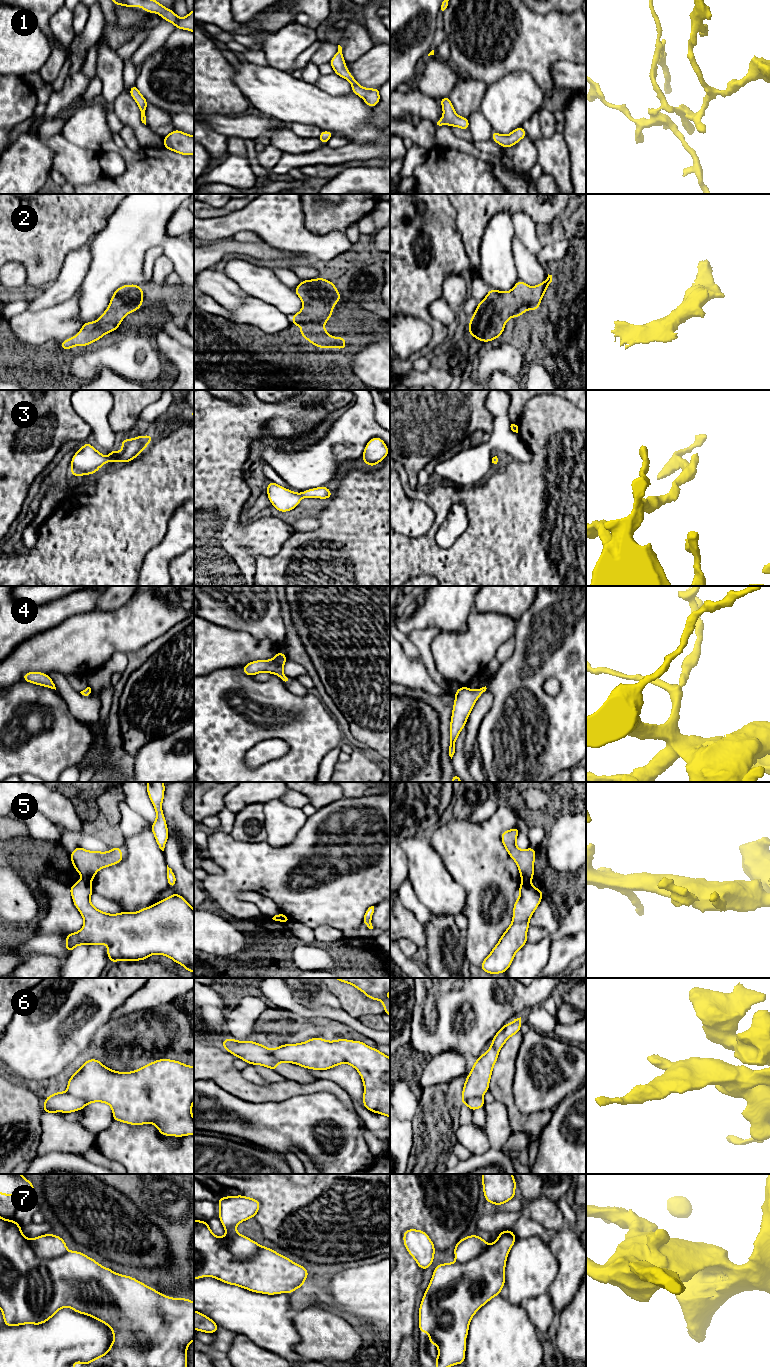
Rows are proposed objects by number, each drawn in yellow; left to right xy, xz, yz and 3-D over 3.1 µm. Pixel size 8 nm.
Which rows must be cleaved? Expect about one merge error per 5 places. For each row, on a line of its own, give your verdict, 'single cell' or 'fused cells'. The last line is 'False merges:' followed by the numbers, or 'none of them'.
1: single cell
2: single cell
3: single cell
4: single cell
5: fused cells
6: fused cells
7: single cell
False merges: 5, 6

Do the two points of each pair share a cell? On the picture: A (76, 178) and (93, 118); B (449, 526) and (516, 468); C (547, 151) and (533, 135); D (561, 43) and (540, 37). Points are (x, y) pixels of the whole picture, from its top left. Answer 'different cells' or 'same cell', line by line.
A: different cells
B: different cells
C: different cells
D: same cell

